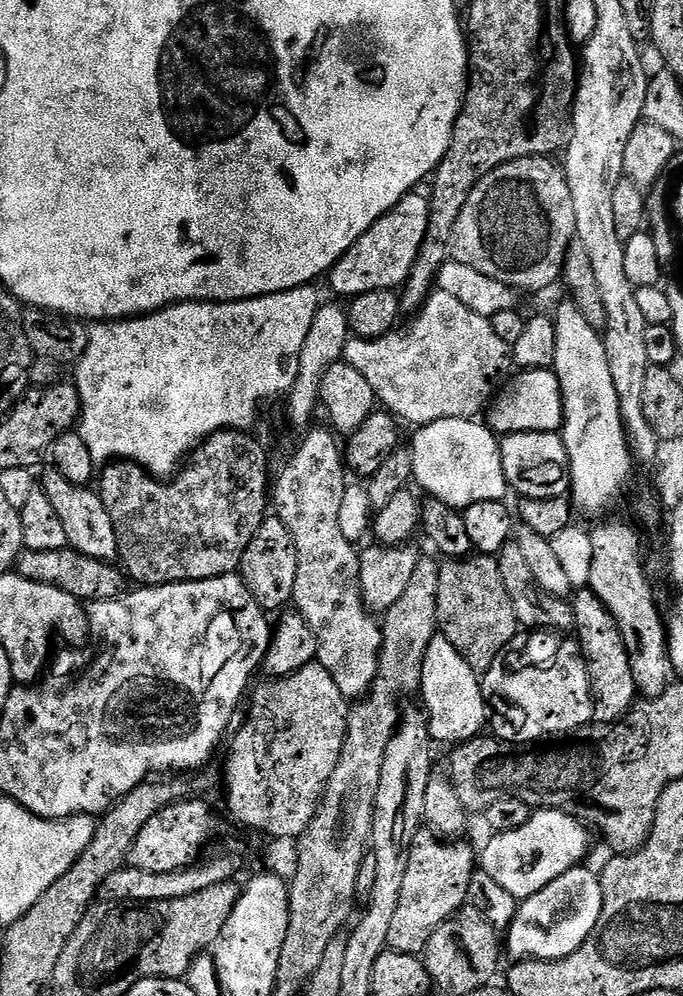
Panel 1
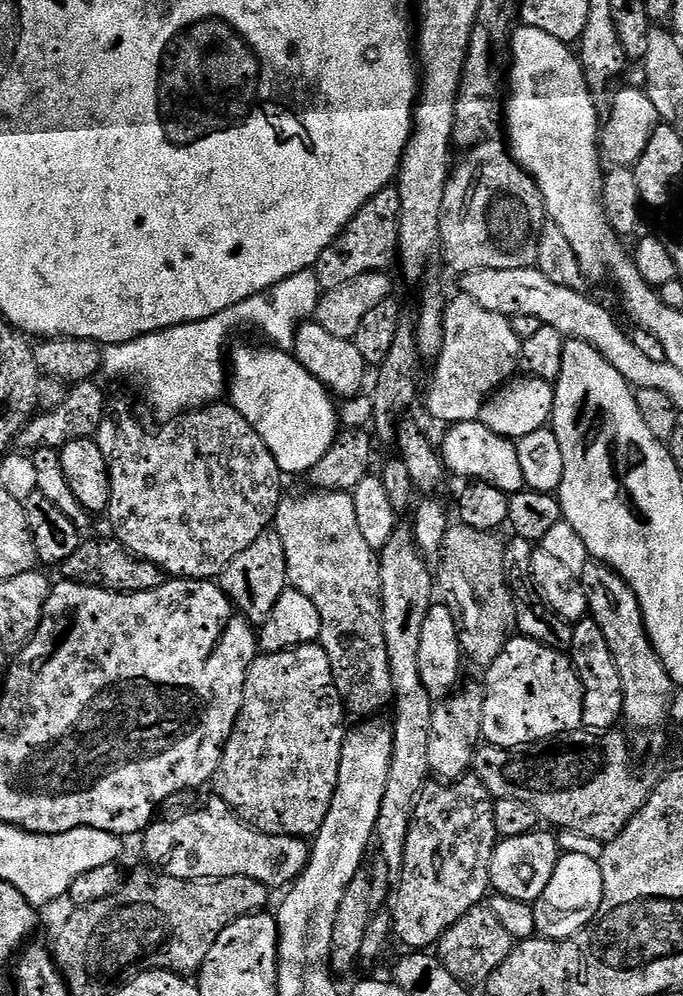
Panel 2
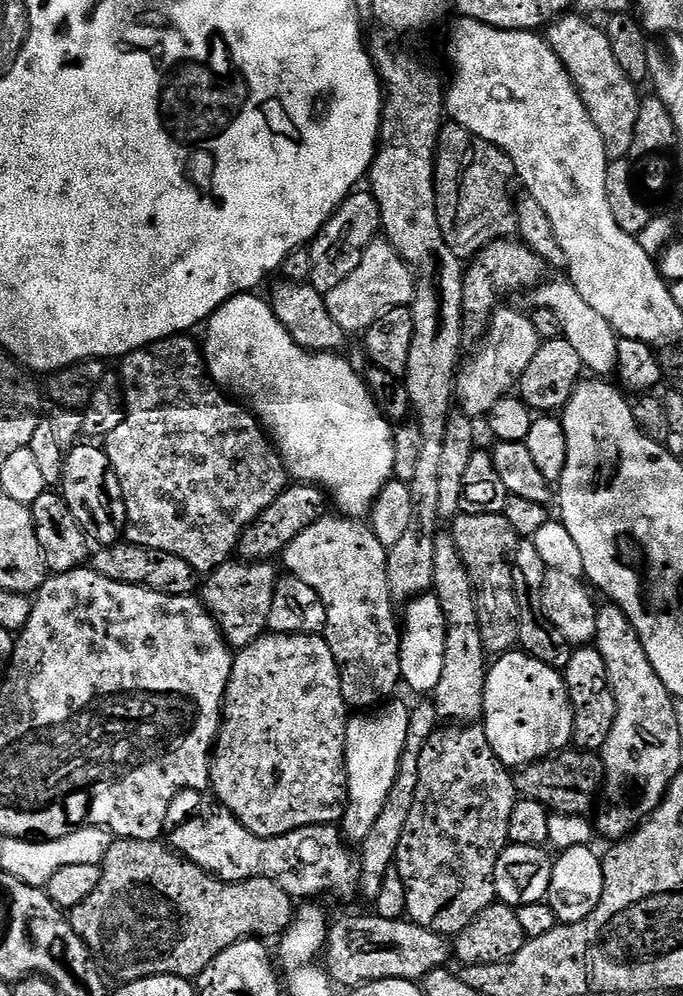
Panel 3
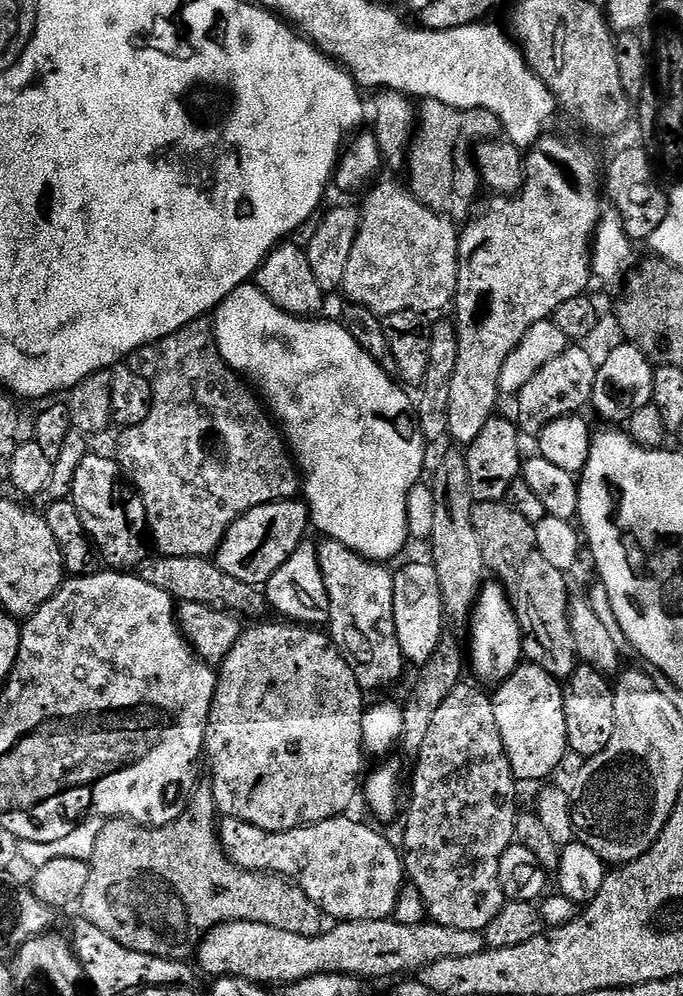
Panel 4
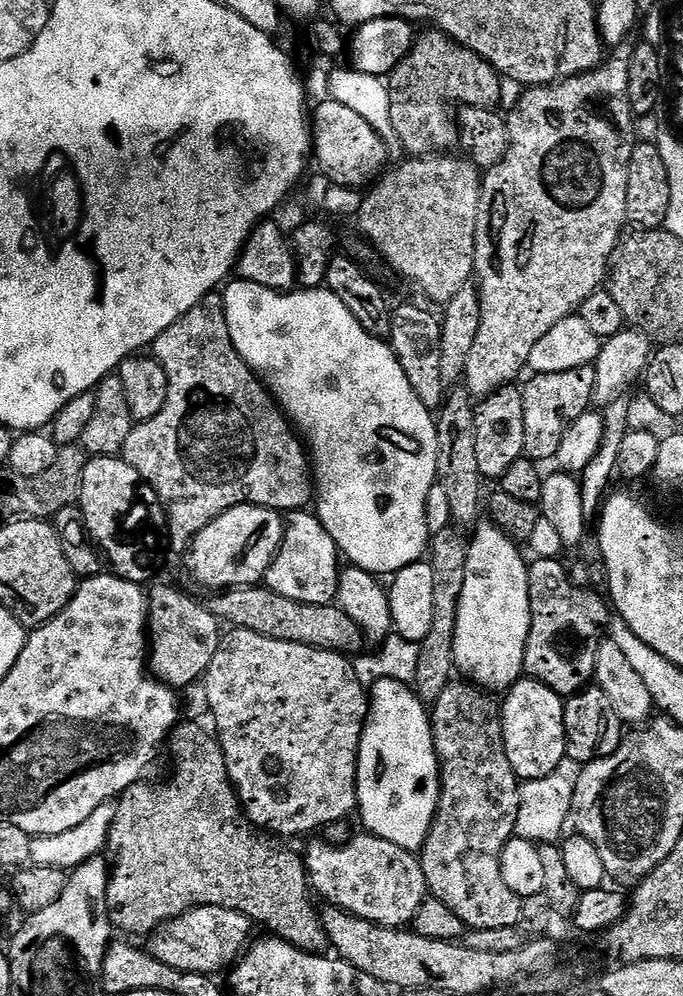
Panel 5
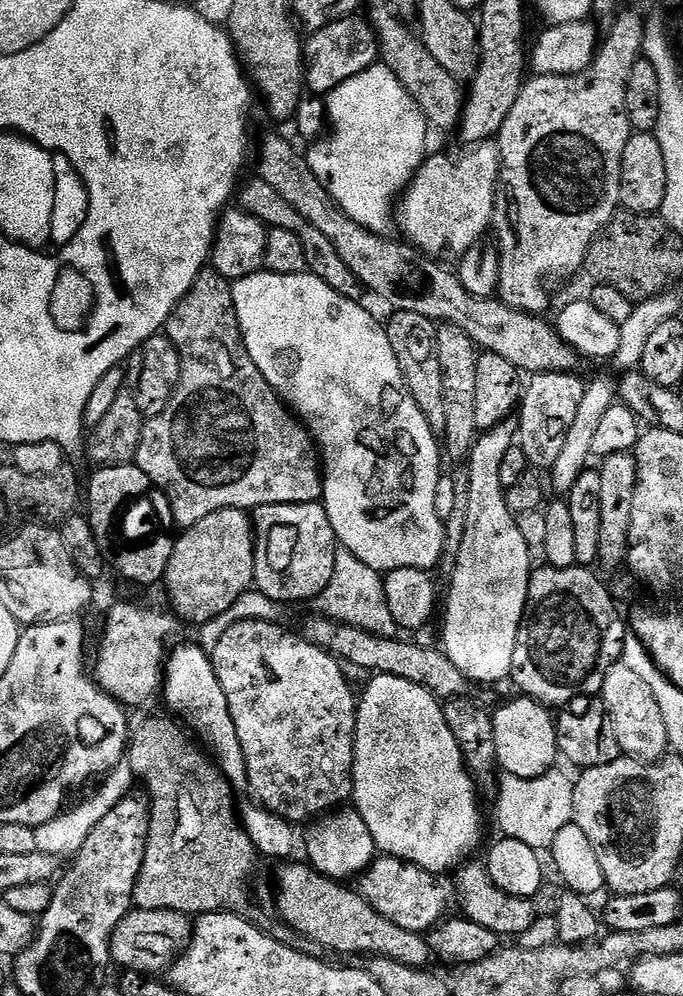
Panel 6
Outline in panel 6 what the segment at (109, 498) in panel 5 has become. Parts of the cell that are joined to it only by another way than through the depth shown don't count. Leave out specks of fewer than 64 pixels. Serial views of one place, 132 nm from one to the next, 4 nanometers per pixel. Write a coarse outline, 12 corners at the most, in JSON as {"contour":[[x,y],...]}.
{"contour":[[131,464],[95,469],[86,515],[100,549],[132,584],[165,579],[176,540],[164,548],[116,548],[116,508],[144,488]]}

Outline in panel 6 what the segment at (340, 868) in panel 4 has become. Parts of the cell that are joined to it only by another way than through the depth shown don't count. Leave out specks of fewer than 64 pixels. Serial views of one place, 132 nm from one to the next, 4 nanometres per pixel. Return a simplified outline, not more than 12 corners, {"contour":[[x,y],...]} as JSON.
{"contour":[[380,854],[358,893],[402,930],[427,934],[446,916],[439,879]]}

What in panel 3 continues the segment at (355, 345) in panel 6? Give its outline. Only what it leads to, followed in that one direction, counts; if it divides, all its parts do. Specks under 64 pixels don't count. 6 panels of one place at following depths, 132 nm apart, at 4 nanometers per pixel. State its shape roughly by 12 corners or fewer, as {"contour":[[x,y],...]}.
{"contour":[[267,299],[208,317],[212,383],[297,481],[364,518],[394,424],[340,354],[307,352]]}

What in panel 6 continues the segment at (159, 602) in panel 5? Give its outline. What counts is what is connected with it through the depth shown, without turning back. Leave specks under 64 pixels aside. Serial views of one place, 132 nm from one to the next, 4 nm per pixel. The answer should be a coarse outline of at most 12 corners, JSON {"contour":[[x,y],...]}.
{"contour":[[116,604],[94,679],[125,709],[159,697],[171,611]]}

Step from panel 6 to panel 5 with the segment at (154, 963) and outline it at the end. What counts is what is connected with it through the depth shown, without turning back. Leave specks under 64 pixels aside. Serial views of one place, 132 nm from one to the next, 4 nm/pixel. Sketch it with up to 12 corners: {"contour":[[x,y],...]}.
{"contour":[[198,906],[147,937],[174,970],[215,977],[253,939],[238,910]]}

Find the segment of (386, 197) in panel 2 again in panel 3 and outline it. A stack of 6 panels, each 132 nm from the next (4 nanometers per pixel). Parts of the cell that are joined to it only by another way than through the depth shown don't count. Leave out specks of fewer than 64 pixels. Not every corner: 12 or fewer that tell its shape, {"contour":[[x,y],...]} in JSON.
{"contour":[[353,191],[310,245],[327,294],[381,235],[371,191]]}

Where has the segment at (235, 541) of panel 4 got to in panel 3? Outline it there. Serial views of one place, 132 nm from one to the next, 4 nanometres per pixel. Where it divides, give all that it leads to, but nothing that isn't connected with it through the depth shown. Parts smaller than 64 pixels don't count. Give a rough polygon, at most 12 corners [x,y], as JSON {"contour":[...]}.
{"contour":[[293,483],[240,535],[239,559],[279,557],[329,508]]}

